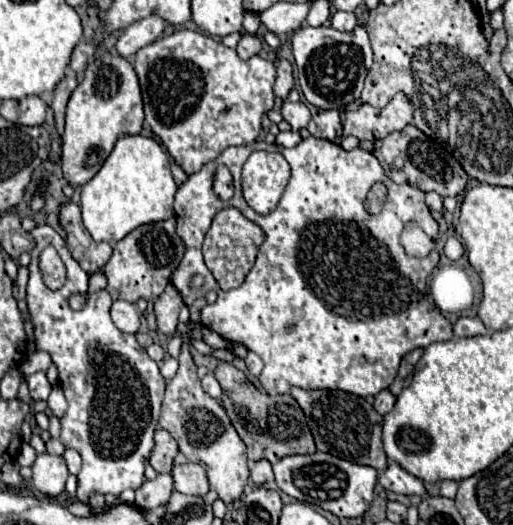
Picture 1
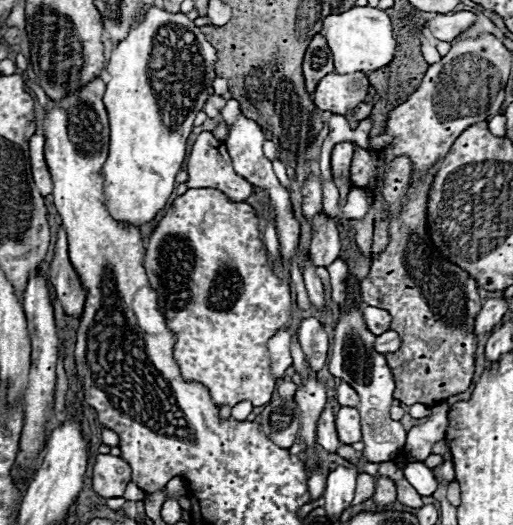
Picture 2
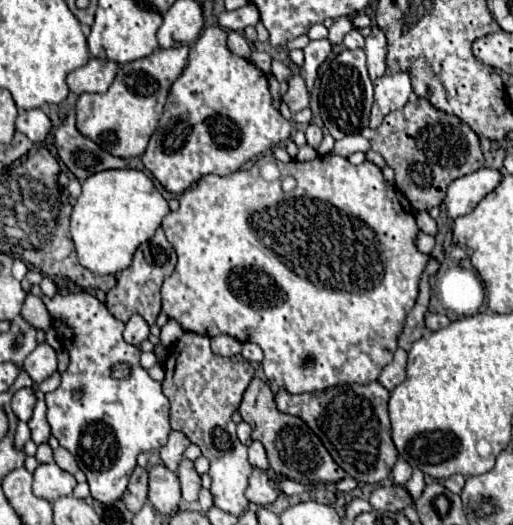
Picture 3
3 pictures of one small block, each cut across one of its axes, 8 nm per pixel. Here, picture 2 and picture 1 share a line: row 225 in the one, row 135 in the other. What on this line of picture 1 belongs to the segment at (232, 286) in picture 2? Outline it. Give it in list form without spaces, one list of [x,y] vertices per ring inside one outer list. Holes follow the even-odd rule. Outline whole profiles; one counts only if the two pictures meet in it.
[[[180,28],[176,30],[174,34],[170,36],[164,36],[164,38],[158,38],[156,42],[148,44],[146,48],[138,50],[136,56],[134,56],[134,70],[136,70],[136,76],[140,80],[140,88],[142,88],[142,100],[144,100],[144,112],[146,112],[146,124],[152,128],[152,132],[164,142],[164,146],[168,148],[168,152],[174,156],[174,160],[182,166],[182,170],[186,174],[194,174],[198,172],[204,164],[216,160],[224,148],[228,146],[244,146],[244,144],[250,144],[258,138],[260,134],[260,122],[262,122],[262,116],[272,110],[274,106],[274,92],[272,92],[272,86],[274,86],[274,74],[276,74],[276,66],[270,62],[270,60],[264,60],[260,56],[252,56],[250,60],[240,60],[236,50],[232,48],[226,48],[222,42],[216,42],[212,40],[210,36],[202,34],[202,32],[194,32],[194,30],[186,30],[186,28]]]

